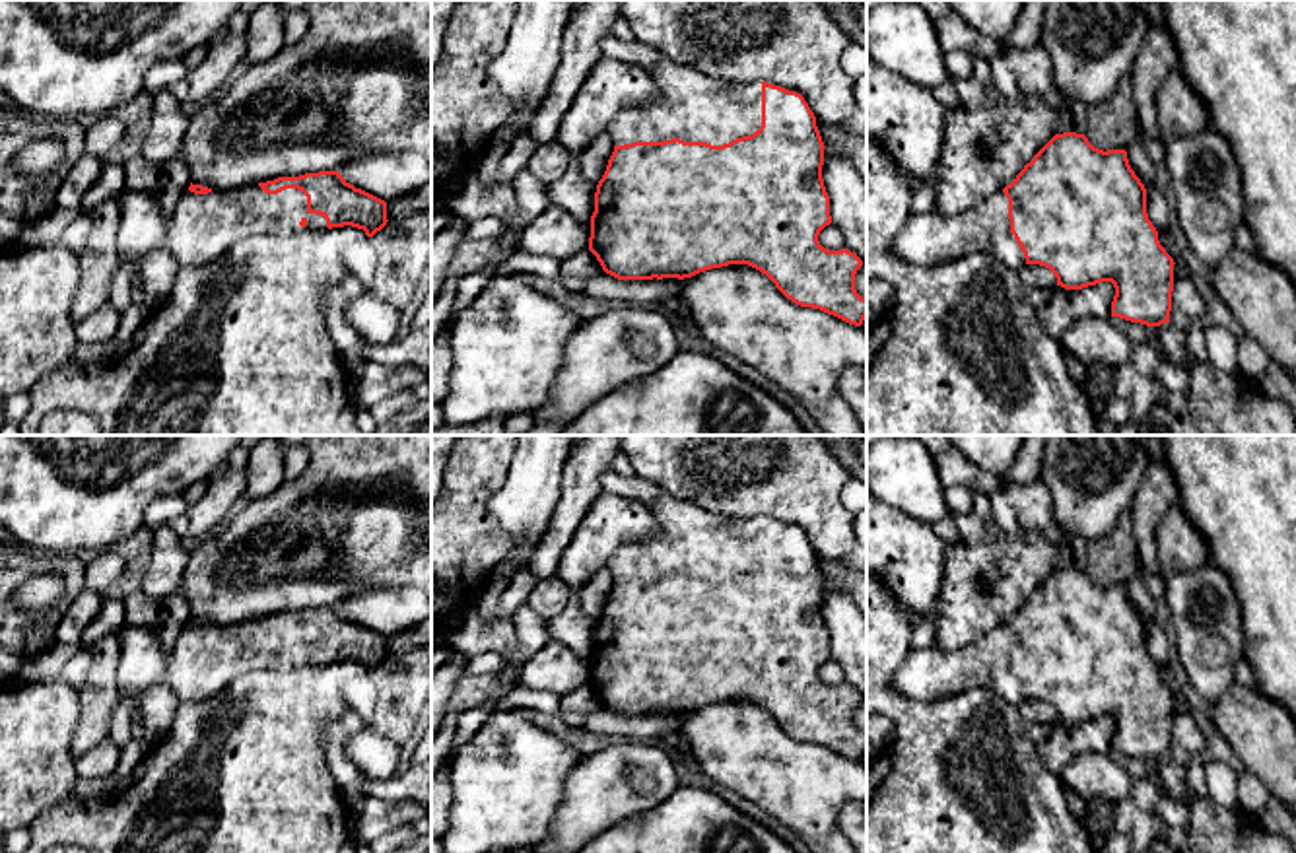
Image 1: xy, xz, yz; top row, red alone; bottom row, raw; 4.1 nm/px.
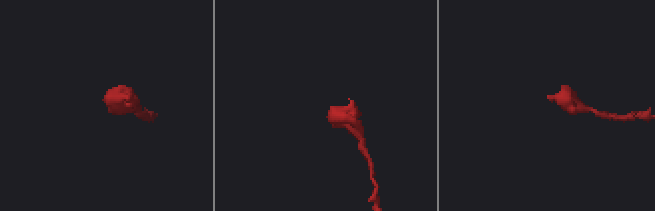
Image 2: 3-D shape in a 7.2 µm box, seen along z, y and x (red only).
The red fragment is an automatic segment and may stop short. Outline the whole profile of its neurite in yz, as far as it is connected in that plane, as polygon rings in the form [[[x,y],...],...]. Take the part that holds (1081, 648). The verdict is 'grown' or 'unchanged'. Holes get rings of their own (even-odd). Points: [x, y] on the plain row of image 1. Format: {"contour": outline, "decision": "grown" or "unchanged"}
{"contour": [[[1055,569],[1010,620],[958,651],[942,651],[937,645],[911,649],[894,672],[892,686],[915,701],[937,701],[973,688],[995,692],[1014,705],[1040,699],[1049,703],[1057,721],[1065,725],[1111,717],[1115,723],[1111,752],[1146,762],[1170,758],[1176,698],[1160,680],[1158,666],[1148,655],[1146,624],[1131,604],[1125,585],[1098,585],[1084,569]]], "decision": "grown"}

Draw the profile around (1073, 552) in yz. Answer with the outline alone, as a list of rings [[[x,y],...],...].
[[[1069,534],[1059,542],[1059,554],[1055,562],[1055,569],[1076,567],[1084,569],[1088,562],[1088,542],[1080,536]]]

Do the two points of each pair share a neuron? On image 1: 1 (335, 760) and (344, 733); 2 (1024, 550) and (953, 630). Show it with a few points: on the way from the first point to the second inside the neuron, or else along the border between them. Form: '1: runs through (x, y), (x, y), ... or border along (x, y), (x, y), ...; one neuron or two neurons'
1: runs through (335, 754), (339, 739); one neuron
2: runs through (997, 550), (991, 550), (962, 580), (962, 603); one neuron

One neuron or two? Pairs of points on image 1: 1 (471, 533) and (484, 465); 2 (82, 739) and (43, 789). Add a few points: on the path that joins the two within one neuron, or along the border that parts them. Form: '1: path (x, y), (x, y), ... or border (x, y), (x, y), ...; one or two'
1: path (471, 515), (471, 482); one
2: border (80, 708), (72, 737), (74, 760); two

